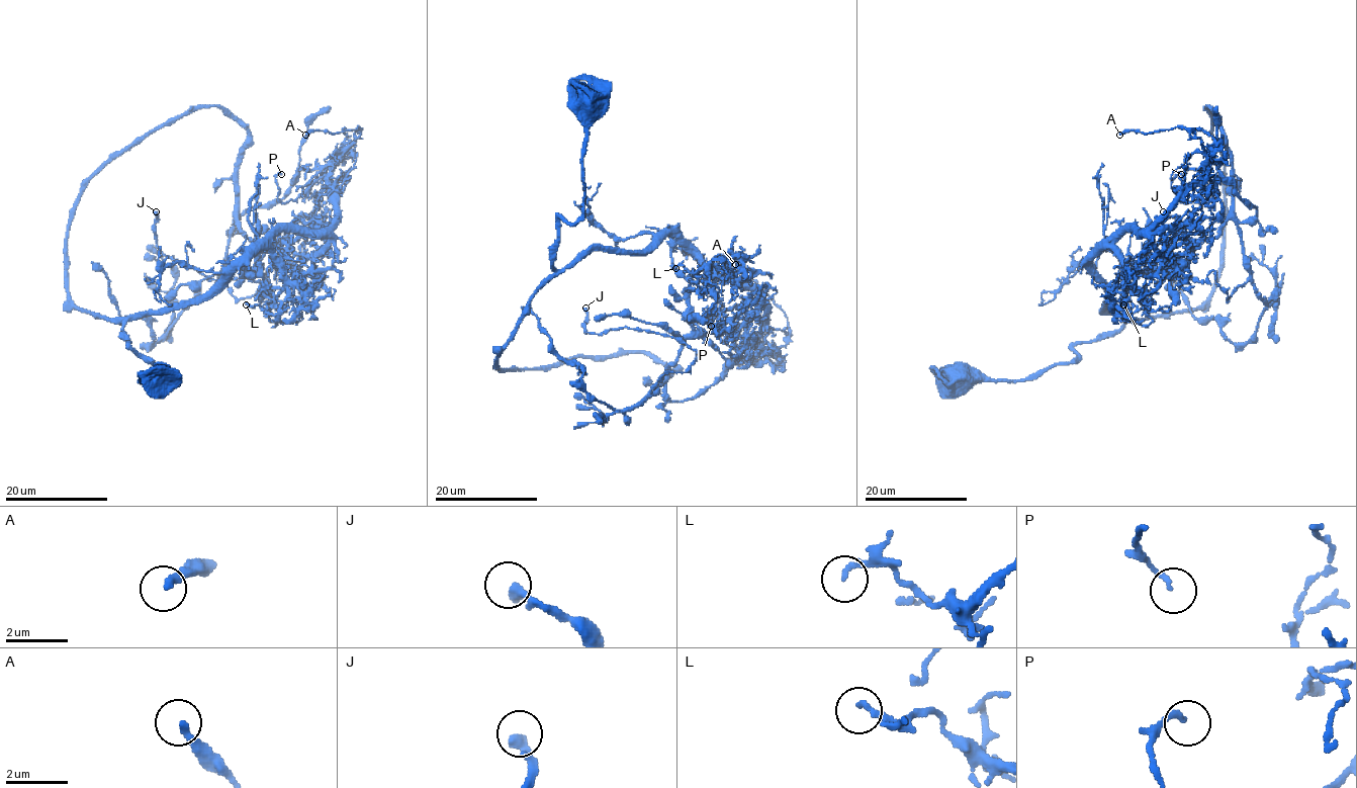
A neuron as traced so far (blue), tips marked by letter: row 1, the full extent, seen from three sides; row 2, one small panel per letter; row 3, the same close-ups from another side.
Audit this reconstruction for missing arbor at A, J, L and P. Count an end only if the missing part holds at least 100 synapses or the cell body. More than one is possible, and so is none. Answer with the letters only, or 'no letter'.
no letter

